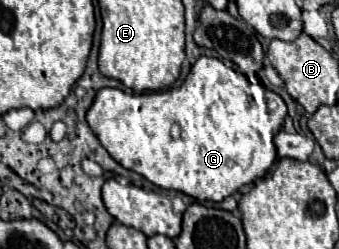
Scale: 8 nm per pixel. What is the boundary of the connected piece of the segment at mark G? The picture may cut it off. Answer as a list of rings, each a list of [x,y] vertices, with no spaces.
[[[199,56],[191,72],[179,88],[127,94],[119,88],[103,88],[97,92],[91,108],[87,110],[87,122],[97,140],[127,170],[145,176],[159,188],[179,190],[199,202],[223,202],[235,194],[241,186],[261,178],[277,160],[273,144],[287,116],[284,100],[268,90],[260,82],[251,84],[245,74],[225,66],[219,58]]]

